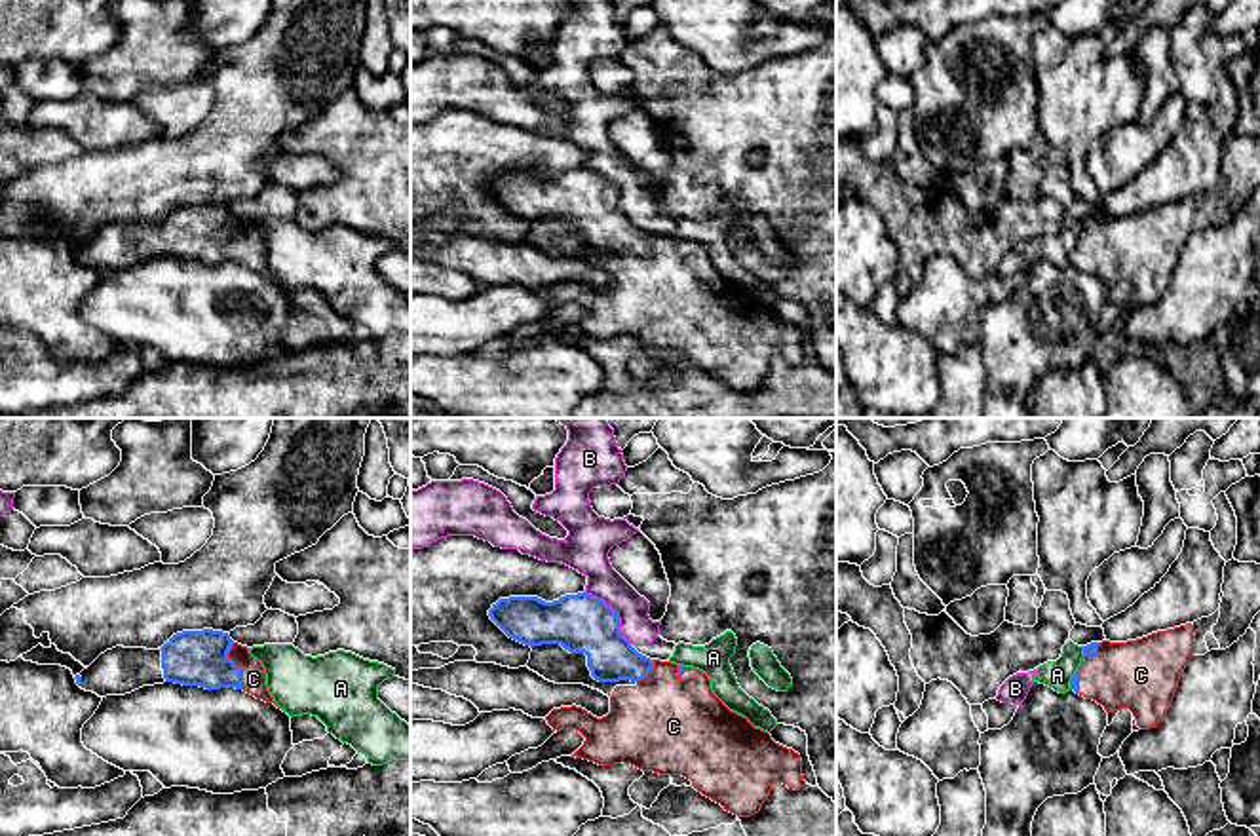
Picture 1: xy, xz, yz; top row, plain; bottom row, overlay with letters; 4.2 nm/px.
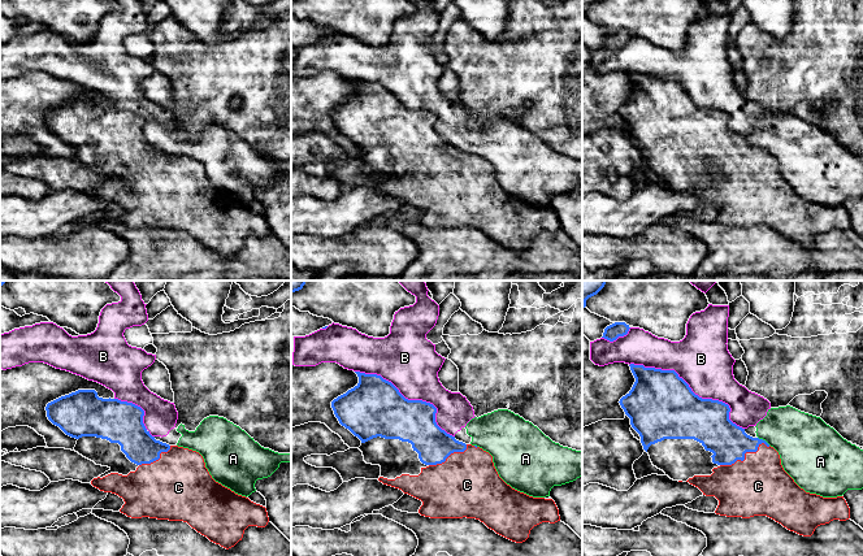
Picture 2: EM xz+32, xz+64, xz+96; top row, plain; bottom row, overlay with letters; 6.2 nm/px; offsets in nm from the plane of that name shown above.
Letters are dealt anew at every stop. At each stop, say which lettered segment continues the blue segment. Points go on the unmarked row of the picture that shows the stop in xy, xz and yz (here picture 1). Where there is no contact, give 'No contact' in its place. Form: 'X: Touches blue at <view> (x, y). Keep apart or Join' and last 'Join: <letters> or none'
A: Touches blue at yz (1072, 251). Keep apart
B: Touches blue at xz (616, 187). Keep apart
C: Touches blue at xy (234, 240). Join
Join: C

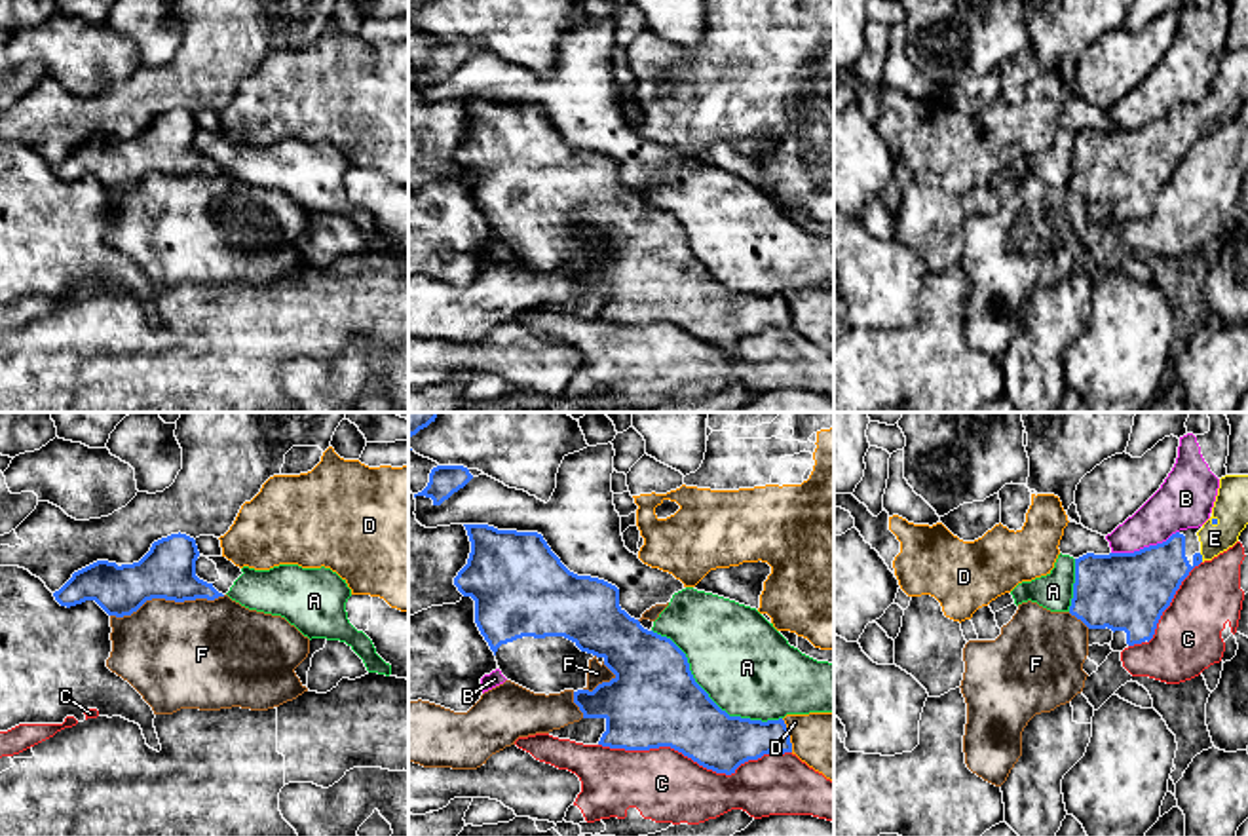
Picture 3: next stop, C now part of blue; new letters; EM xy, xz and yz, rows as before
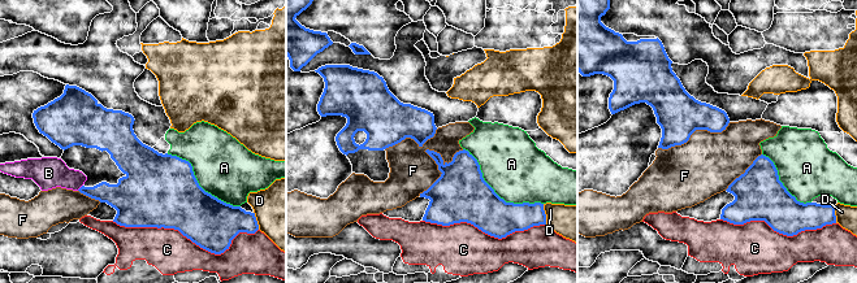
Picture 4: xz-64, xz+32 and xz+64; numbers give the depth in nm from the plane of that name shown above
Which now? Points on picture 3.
A: Touches blue at xz (707, 270). Keep apart
B: Touches blue at yz (1144, 122). Keep apart
C: Touches blue at xz (696, 335). Keep apart
D: Touches blue at xz (789, 310). Keep apart
E: Touches blue at yz (1201, 132). Join
F: Touches blue at xy (168, 173). Keep apart
Join: E

